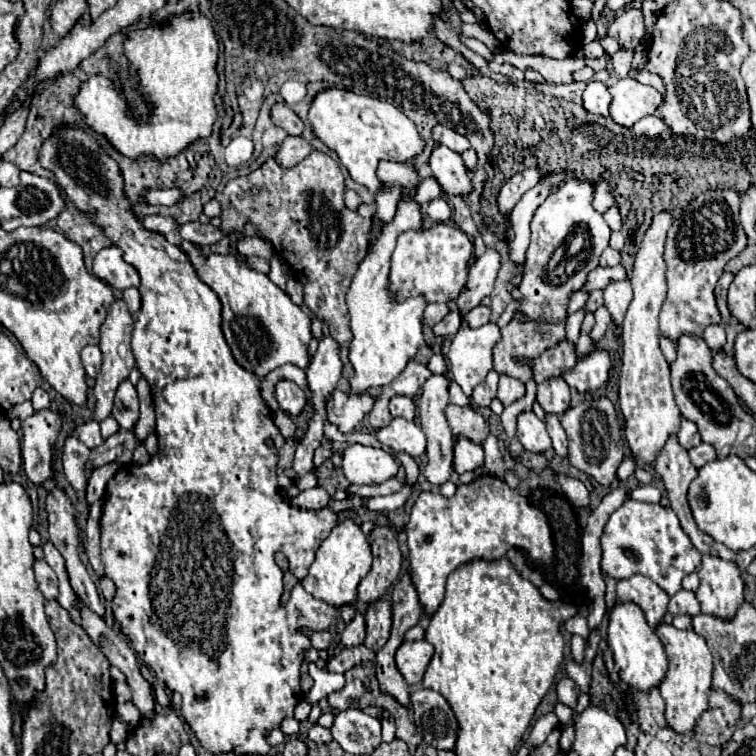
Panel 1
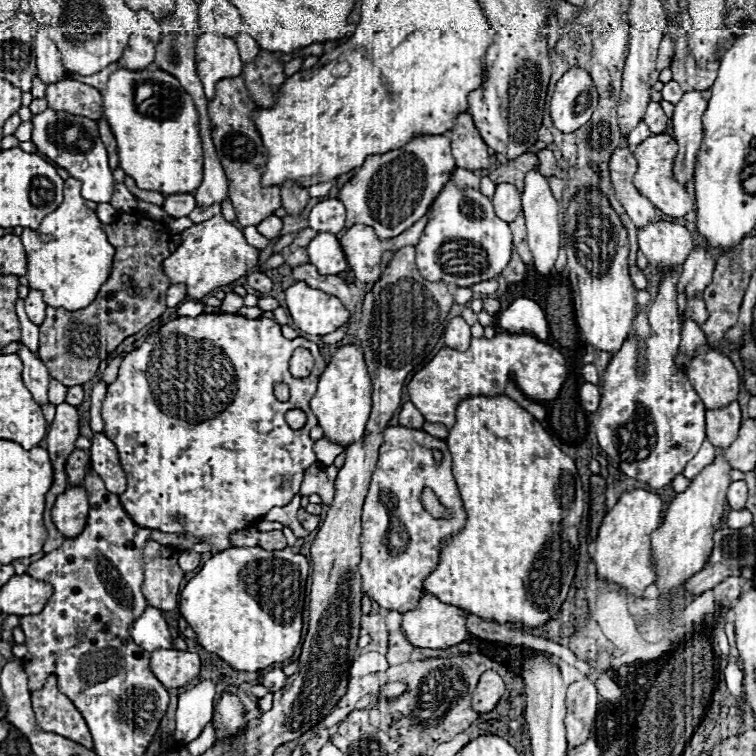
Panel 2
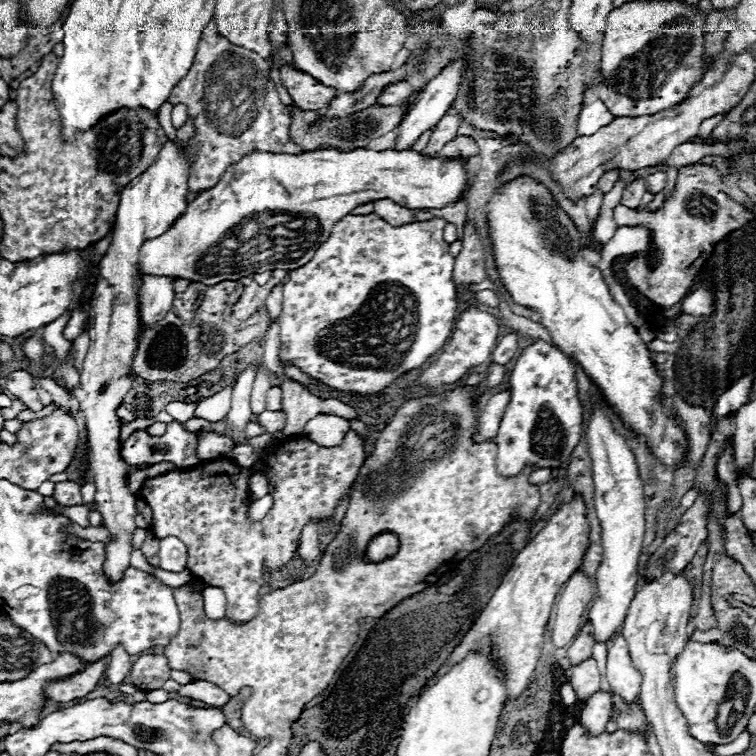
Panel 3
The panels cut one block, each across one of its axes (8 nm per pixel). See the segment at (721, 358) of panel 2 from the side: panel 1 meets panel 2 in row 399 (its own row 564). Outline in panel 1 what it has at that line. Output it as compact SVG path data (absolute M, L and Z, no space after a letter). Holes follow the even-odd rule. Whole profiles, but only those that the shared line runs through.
M702 556L698 570L700 588L696 598L704 614L732 618L744 602L744 580L738 566L718 556Z

